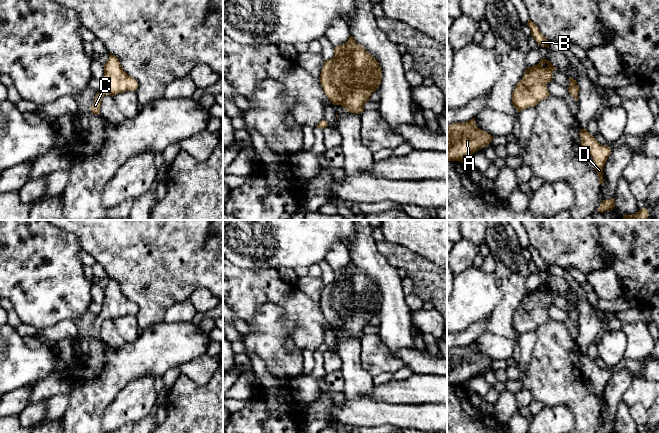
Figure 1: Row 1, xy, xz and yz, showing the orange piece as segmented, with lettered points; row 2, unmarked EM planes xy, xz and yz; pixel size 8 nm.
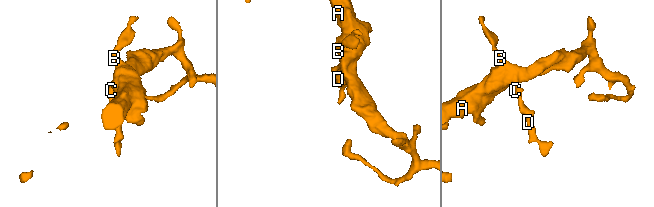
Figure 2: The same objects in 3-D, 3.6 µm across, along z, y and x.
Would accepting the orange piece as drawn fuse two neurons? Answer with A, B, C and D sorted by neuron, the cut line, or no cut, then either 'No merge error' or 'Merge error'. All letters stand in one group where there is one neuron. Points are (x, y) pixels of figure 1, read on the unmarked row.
Groups: A B C D. No split. No merge error

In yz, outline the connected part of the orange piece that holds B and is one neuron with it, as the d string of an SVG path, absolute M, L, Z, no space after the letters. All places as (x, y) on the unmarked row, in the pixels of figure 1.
M530 243L528 244L527 248L526 248L532 257L532 261L535 263L535 265L543 270L543 271L547 271L549 272L548 268L547 268L547 263L543 260L543 258L540 256L539 252L537 251L537 249L532 246Z

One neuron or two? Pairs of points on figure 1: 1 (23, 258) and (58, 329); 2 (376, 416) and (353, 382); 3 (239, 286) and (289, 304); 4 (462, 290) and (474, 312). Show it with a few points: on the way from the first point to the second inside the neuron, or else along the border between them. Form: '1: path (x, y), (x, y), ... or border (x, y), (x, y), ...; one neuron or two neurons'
1: border (72, 319), (63, 319), (51, 326), (38, 329); two neurons
2: border (364, 395), (354, 399), (346, 399); two neurons
3: path (251, 286), (265, 286), (277, 292); one neuron
4: path (467, 295), (474, 302), (474, 307); one neuron

